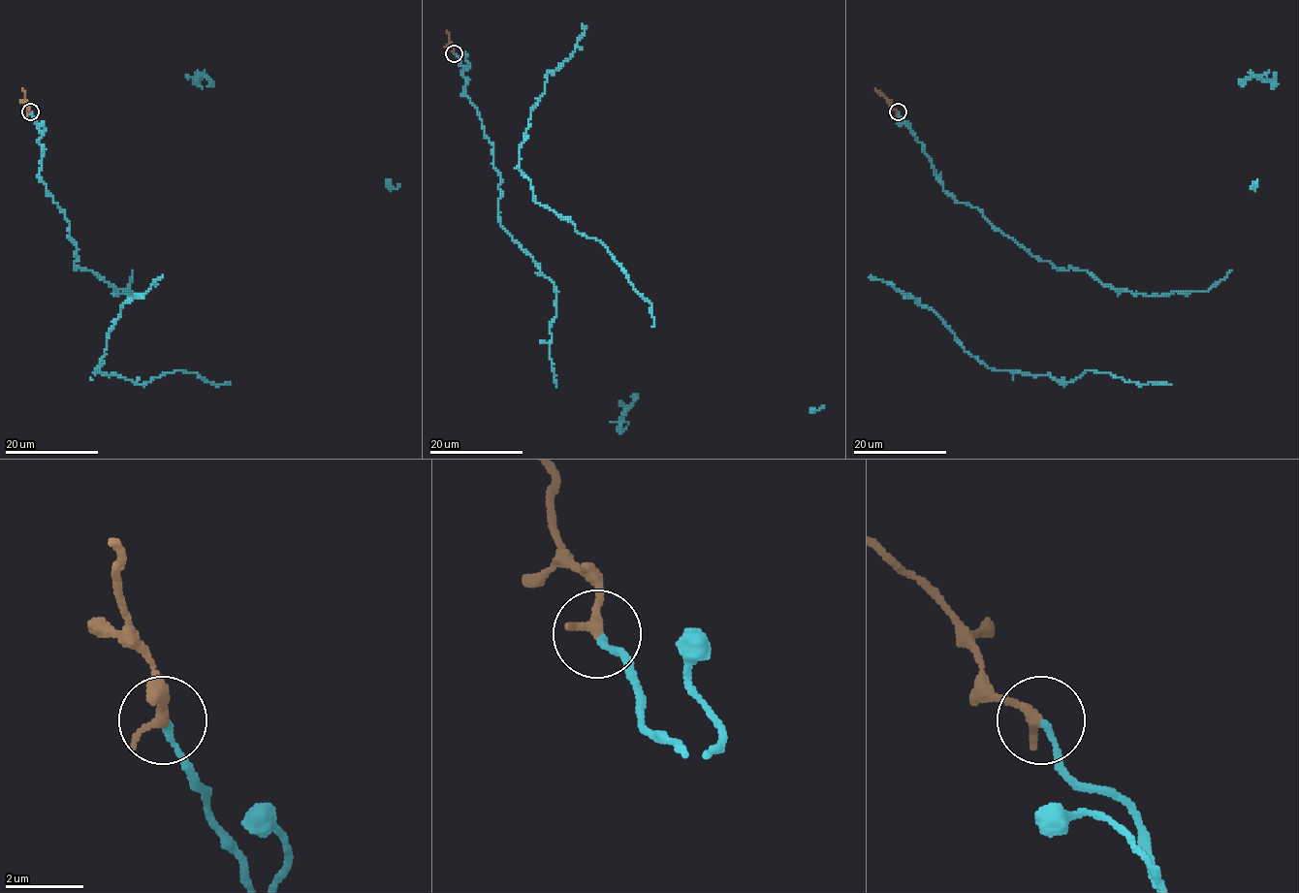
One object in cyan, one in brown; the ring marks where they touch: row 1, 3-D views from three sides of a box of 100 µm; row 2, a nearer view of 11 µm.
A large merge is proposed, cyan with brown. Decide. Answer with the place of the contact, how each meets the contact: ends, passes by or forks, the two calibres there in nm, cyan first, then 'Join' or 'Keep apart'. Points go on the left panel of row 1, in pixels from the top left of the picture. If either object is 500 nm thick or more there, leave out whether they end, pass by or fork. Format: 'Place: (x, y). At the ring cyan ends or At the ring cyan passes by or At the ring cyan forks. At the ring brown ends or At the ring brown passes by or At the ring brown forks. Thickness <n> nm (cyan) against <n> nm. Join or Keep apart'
Place: (30, 111). At the ring cyan ends. At the ring brown ends. Thickness 140 nm (cyan) against 300 nm. Keep apart

